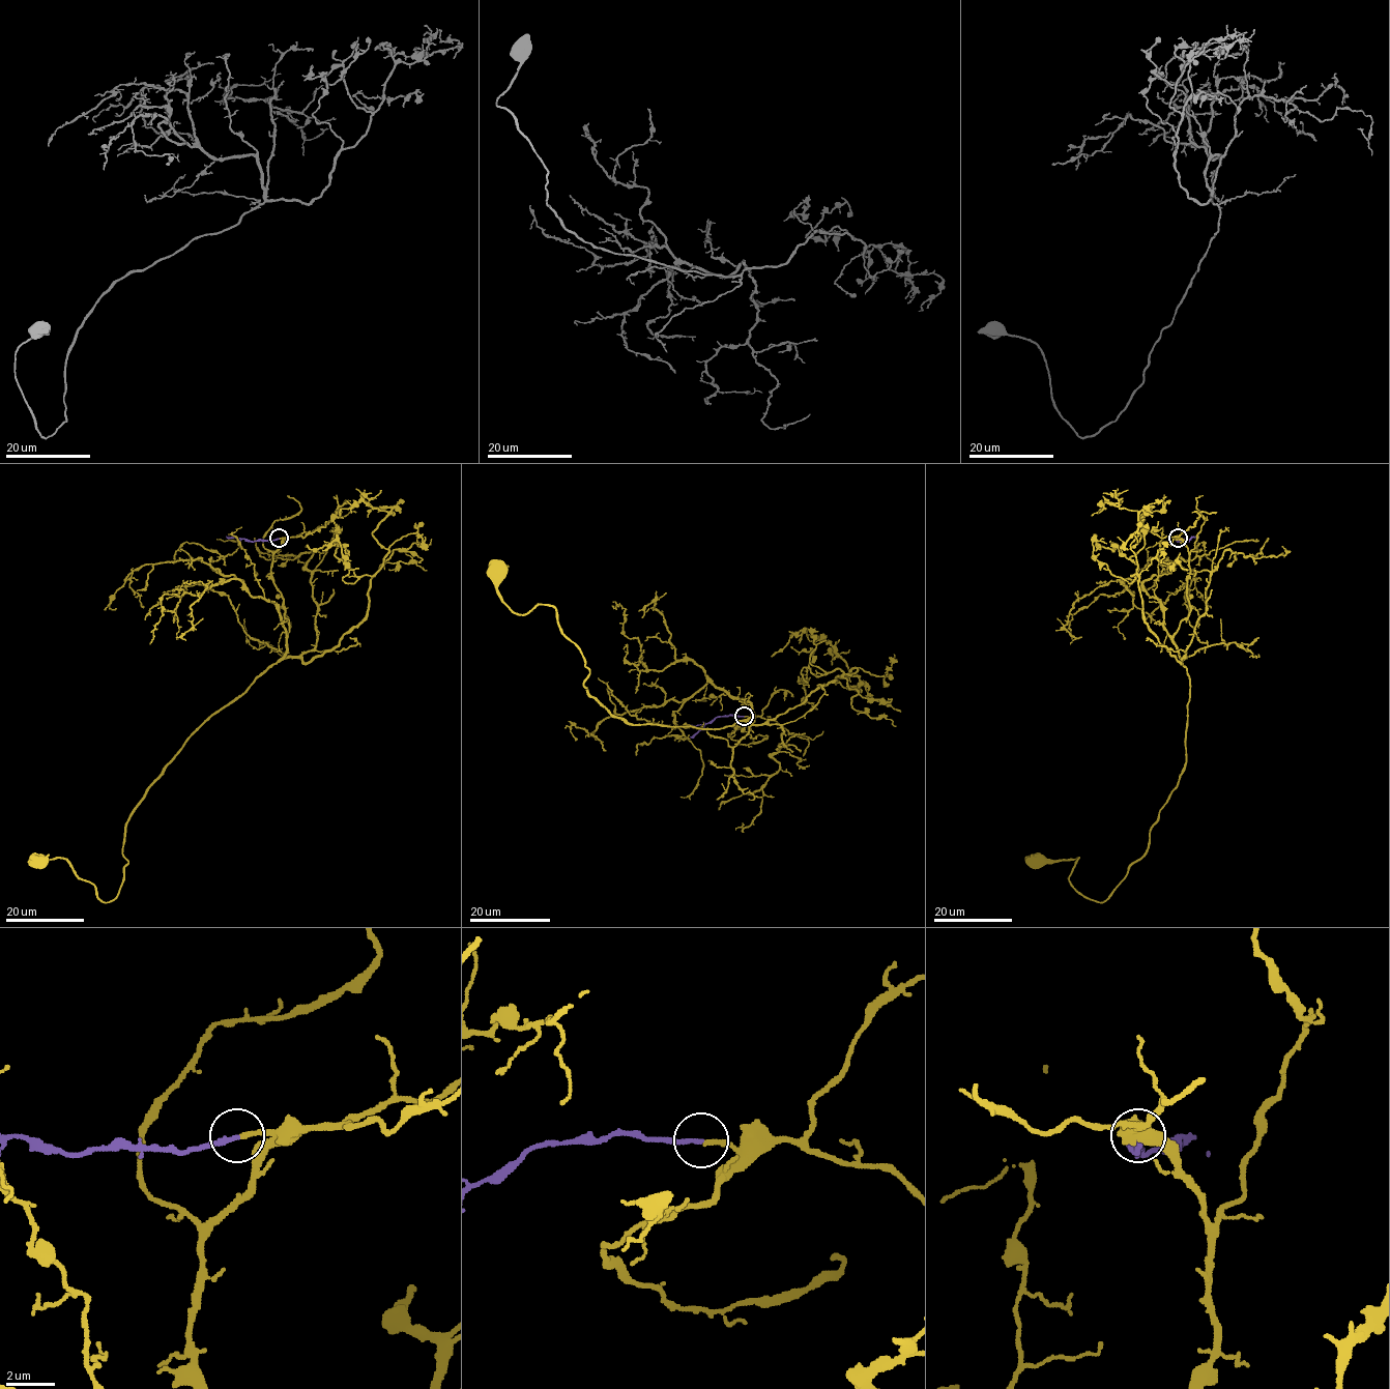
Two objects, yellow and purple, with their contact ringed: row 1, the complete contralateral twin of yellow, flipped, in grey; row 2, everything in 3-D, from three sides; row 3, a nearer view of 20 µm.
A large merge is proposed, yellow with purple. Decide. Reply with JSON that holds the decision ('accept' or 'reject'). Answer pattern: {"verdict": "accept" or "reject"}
{"verdict": "accept"}

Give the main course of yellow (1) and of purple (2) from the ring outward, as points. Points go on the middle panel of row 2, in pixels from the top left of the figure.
1: (745, 716), (750, 729), (753, 712), (720, 728), (612, 716), (557, 612), (516, 613), (495, 571)
2: (744, 716), (715, 717), (690, 738)

